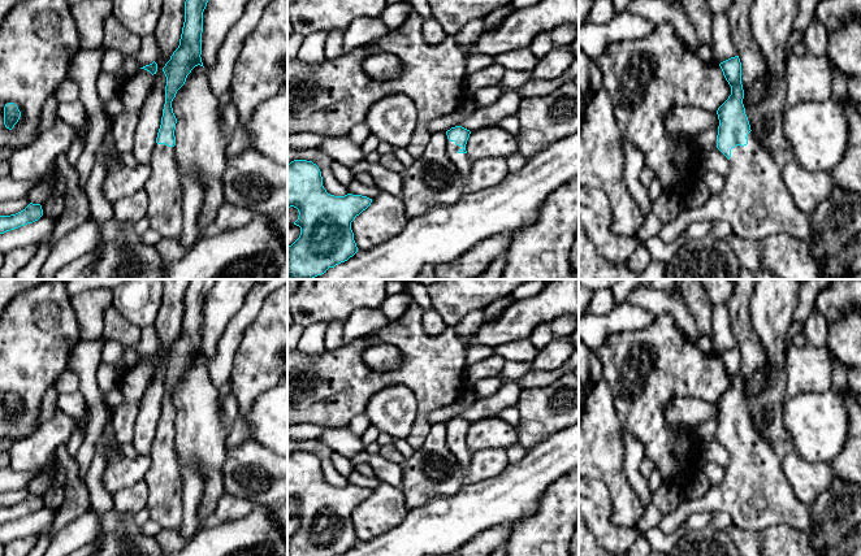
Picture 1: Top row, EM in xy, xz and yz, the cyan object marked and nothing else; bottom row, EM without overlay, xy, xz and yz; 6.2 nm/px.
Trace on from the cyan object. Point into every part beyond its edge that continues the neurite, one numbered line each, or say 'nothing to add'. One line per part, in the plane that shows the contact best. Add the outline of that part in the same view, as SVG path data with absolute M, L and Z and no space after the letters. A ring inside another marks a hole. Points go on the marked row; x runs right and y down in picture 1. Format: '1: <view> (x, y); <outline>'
1: yz (755, 202); M752 131L747 139L747 145L736 145L731 149L731 169L723 190L710 195L701 208L684 209L674 221L663 225L658 233L662 242L671 243L678 234L685 231L689 223L700 220L726 222L734 235L748 240L762 240L775 234L787 233L805 243L812 242L813 233L809 214L796 208L773 155L757 142Z

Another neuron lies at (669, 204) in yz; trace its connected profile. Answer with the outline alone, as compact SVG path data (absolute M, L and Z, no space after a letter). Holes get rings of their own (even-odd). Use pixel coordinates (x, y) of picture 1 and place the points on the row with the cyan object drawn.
M663 190L654 203L652 203L652 214L663 225L670 223L685 209L683 196L674 190Z

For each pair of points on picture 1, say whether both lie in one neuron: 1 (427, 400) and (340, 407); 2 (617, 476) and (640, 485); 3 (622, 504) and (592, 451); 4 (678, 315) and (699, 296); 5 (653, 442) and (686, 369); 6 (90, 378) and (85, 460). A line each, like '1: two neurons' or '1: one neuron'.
1: one neuron
2: two neurons
3: one neuron
4: two neurons
5: one neuron
6: one neuron

